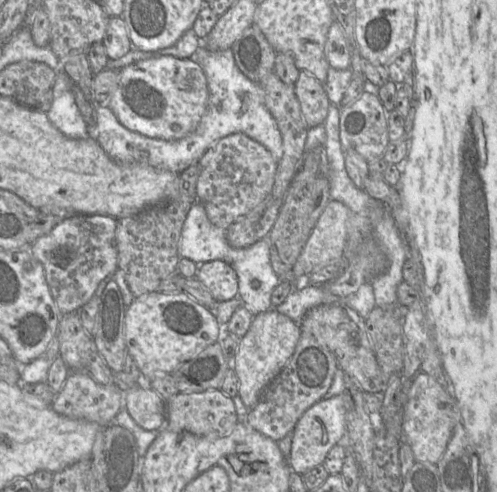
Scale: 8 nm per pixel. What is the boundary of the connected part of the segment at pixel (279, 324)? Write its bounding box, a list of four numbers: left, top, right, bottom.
[232,309,302,409]

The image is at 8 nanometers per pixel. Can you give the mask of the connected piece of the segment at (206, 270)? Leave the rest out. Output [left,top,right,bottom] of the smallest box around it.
[196,260,238,302]

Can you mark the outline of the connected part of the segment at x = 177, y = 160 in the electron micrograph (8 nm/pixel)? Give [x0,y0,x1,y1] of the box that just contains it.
[93,43,283,174]

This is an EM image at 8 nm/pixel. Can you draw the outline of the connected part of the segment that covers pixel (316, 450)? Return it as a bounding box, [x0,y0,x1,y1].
[289,391,351,475]

